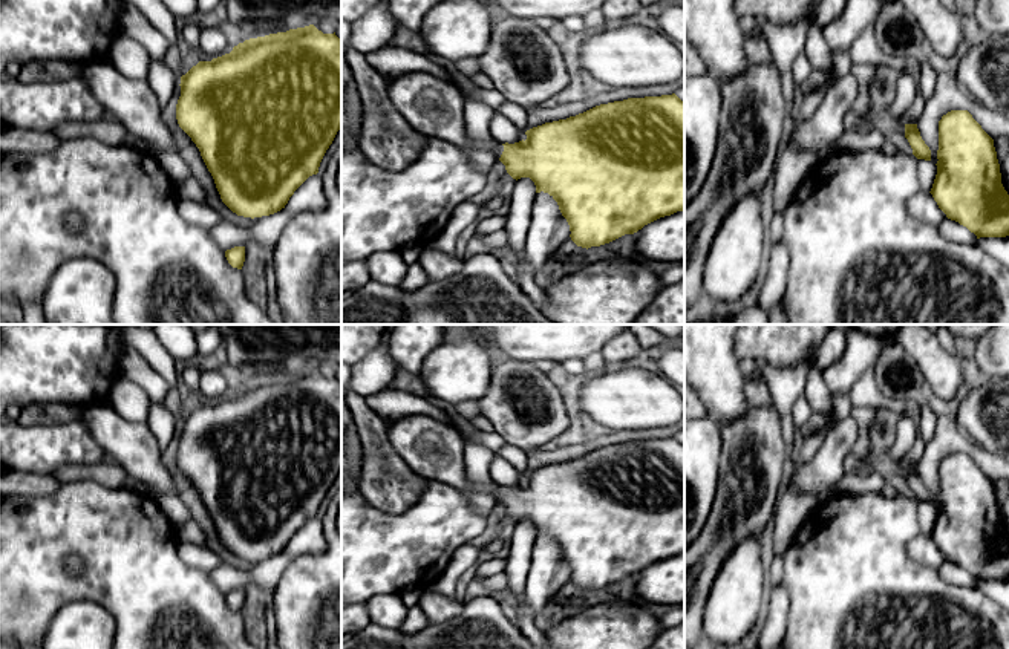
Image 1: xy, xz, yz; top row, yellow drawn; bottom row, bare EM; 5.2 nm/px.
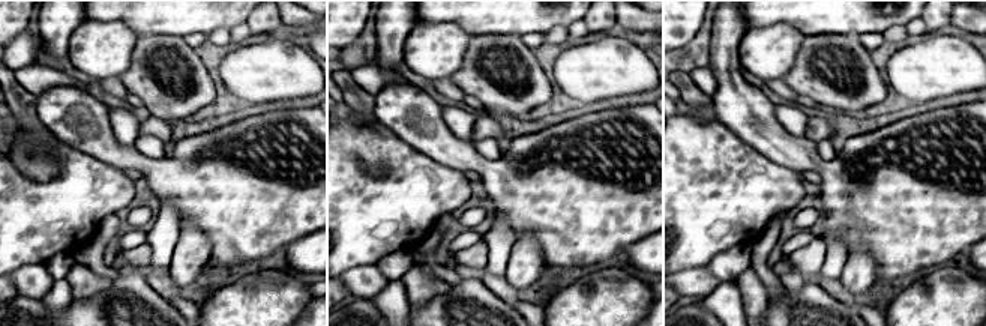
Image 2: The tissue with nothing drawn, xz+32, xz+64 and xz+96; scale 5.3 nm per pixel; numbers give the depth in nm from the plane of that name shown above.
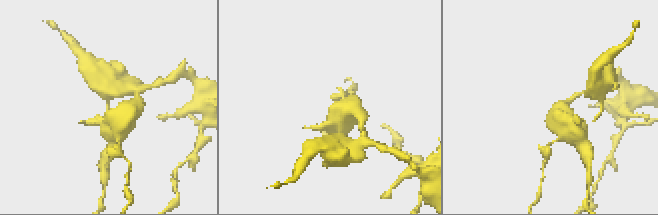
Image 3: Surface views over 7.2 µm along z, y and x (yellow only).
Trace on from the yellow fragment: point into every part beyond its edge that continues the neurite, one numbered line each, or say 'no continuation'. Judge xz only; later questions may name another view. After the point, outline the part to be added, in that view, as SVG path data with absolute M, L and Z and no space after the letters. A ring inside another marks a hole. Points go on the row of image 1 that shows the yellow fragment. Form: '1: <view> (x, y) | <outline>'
1: xz (434, 107) | M409 72L389 81L389 98L418 133L442 139L462 150L481 148L502 155L496 141L473 139L464 126L464 95L450 81L423 72Z

